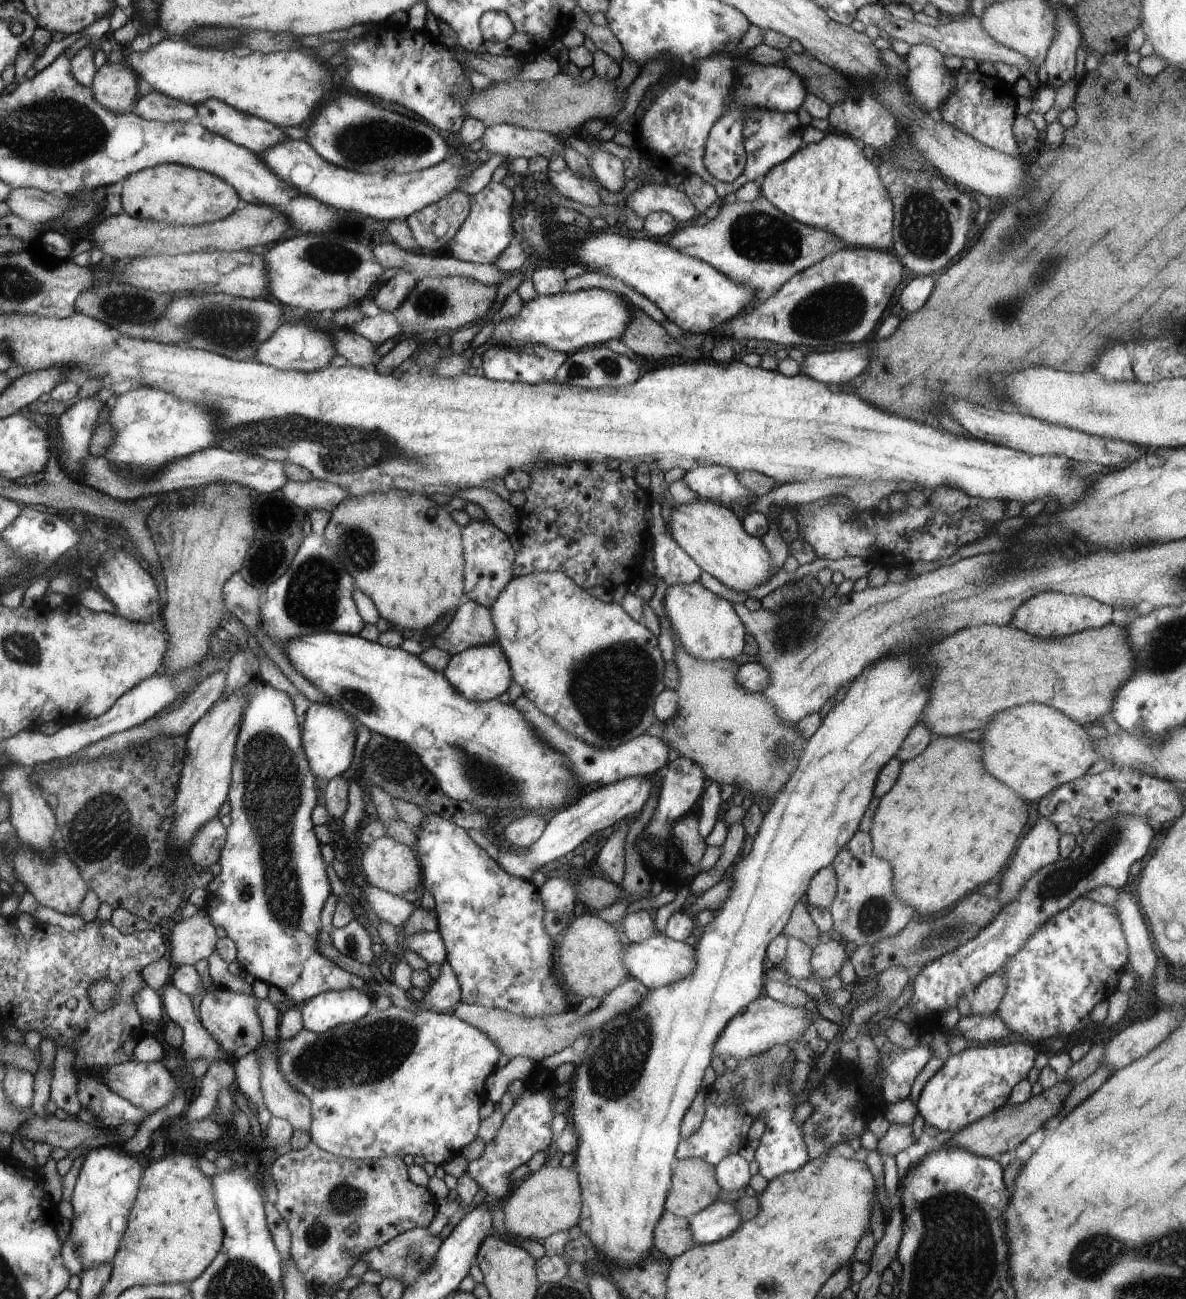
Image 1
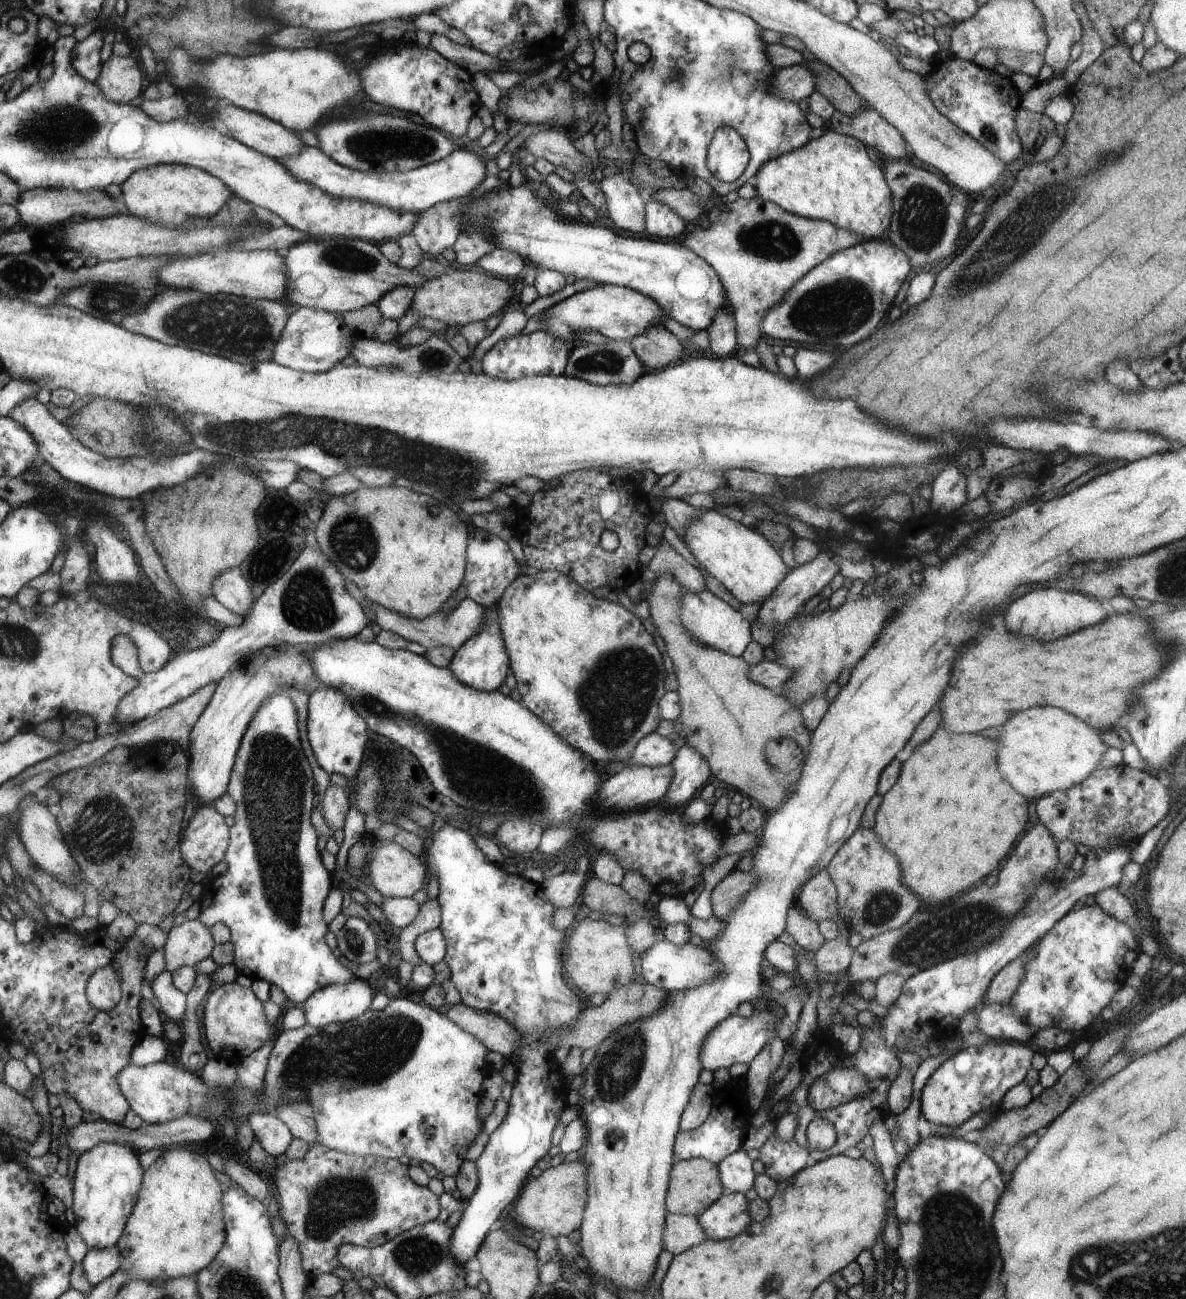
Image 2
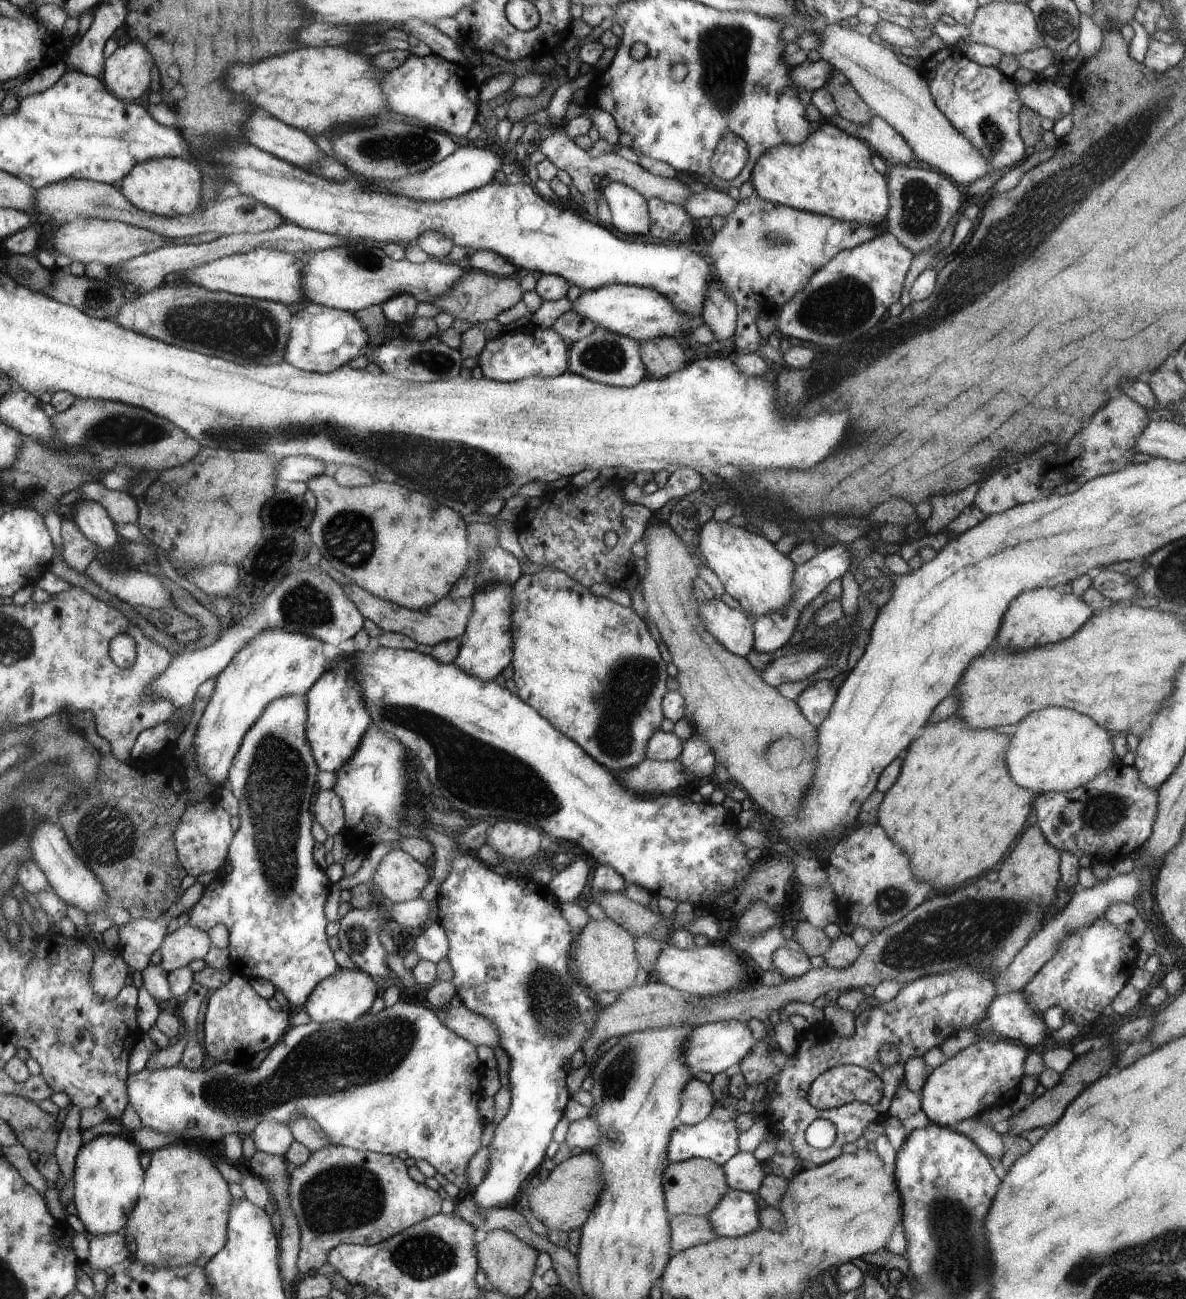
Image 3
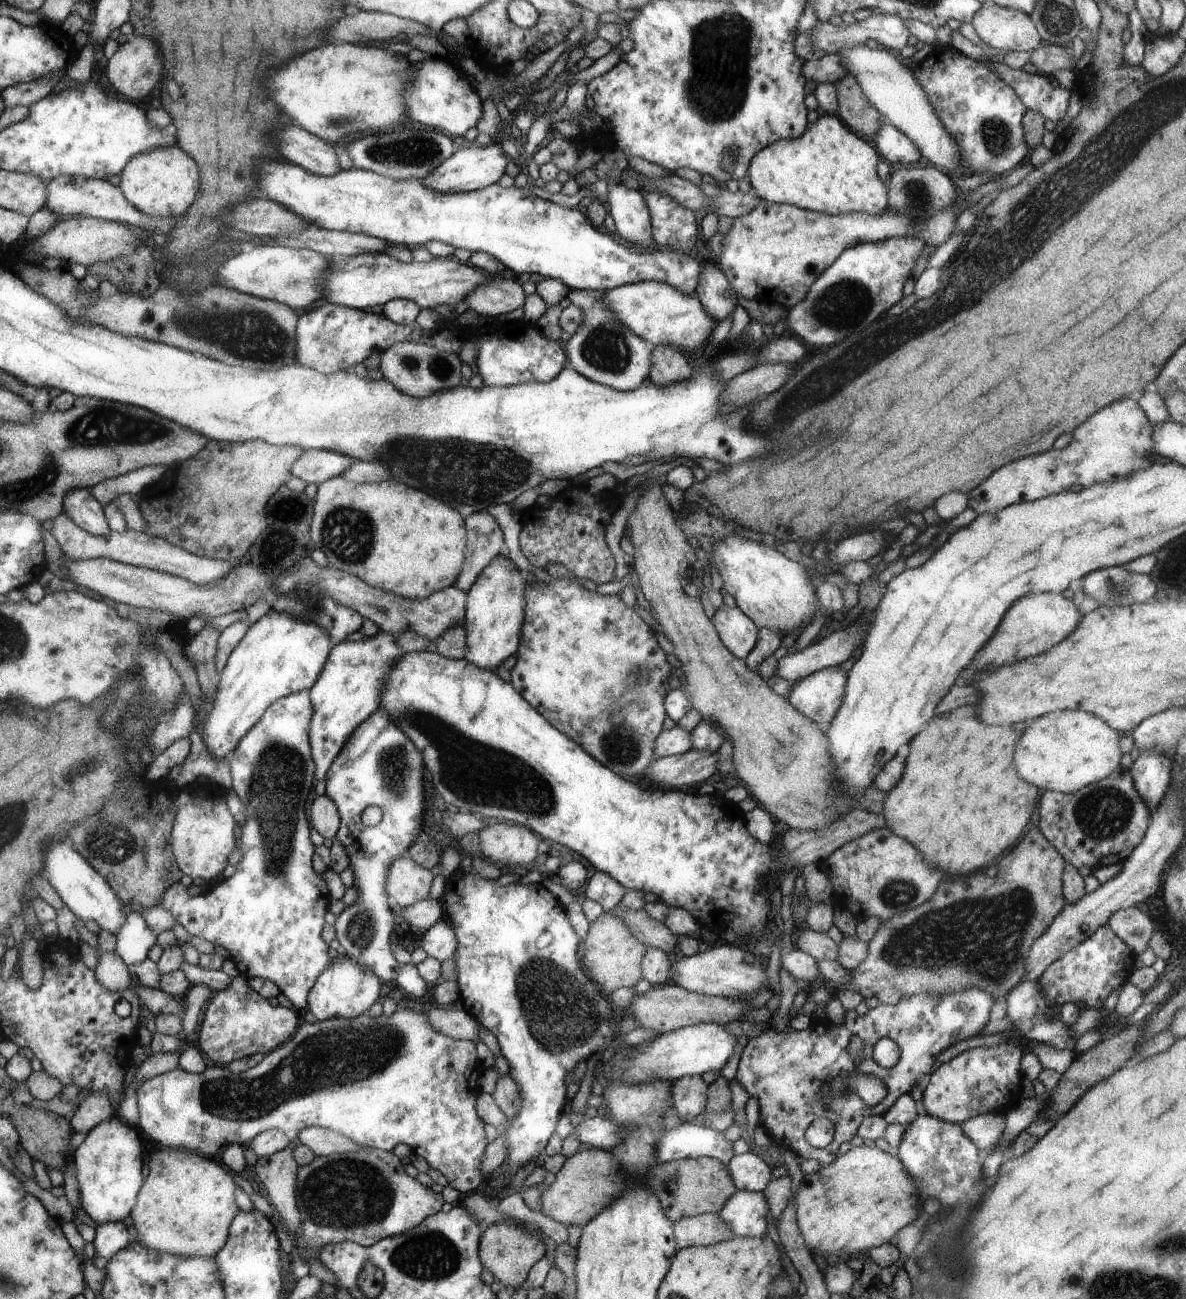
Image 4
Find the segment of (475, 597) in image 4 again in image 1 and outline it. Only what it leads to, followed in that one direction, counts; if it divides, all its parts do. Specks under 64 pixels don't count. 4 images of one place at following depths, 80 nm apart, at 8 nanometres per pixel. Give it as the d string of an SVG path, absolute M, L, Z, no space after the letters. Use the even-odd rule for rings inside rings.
M484 643L480 646L471 646L455 655L451 655L447 668L443 670L448 680L467 698L473 701L487 701L506 697L506 690L514 679L501 644Z

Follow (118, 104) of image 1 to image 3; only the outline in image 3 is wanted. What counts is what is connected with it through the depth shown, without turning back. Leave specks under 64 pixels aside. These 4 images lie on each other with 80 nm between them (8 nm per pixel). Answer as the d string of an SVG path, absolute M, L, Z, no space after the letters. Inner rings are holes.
M128 39L126 46L120 46L106 59L102 80L112 95L126 103L142 98L152 82L154 59L142 42Z

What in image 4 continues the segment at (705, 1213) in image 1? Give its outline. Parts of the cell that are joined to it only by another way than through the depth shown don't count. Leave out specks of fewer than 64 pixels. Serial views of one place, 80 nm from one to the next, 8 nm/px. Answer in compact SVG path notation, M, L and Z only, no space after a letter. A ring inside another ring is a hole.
M736 1190L723 1210L718 1212L718 1216L728 1224L732 1234L738 1237L766 1236L766 1226L768 1226L768 1202L764 1192L751 1192Z

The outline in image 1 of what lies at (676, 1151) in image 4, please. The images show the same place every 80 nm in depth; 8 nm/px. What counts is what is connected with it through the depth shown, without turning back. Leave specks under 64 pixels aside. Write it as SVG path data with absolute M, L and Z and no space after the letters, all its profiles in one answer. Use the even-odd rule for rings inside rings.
M756 1054L739 1063L737 1070L727 1069L709 1087L702 1126L680 1142L678 1159L701 1158L716 1166L724 1157L738 1153L746 1145L750 1126L762 1115L766 1119L766 1129L760 1139L757 1159L759 1173L764 1178L771 1181L812 1162L812 1155L807 1151L807 1140L803 1138L803 1123L794 1122L794 1097L798 1095L788 1092L788 1078L795 1062L787 1070L782 1070L782 1064L762 1064L760 1055Z

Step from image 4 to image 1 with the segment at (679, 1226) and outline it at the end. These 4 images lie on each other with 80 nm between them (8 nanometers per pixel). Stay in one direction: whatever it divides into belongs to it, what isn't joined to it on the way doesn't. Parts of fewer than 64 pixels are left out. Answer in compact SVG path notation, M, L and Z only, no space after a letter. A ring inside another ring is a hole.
M665 1210L654 1229L654 1246L671 1261L695 1245L689 1219Z

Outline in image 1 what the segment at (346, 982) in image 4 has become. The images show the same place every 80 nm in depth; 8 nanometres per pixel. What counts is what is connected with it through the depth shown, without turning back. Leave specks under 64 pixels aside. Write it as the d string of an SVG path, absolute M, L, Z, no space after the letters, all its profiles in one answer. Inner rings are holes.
M347 988L317 994L305 1003L301 1010L303 1028L320 1034L366 1016L371 1010L372 998L357 988Z

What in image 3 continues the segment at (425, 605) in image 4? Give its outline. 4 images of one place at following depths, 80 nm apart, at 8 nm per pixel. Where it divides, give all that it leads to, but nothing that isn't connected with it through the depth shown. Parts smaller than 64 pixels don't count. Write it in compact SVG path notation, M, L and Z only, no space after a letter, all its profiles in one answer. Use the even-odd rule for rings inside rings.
M352 581L350 584L344 584L342 590L352 598L352 602L363 612L364 618L374 622L384 632L402 634L412 638L412 641L416 642L417 645L423 644L434 647L440 642L446 642L446 640L459 639L466 632L472 612L474 612L473 597L450 598L450 596L444 596L440 602L436 602L428 610L410 610L410 608L396 606L394 602L388 602L384 598L378 598L378 596L370 594L368 590L356 586Z

